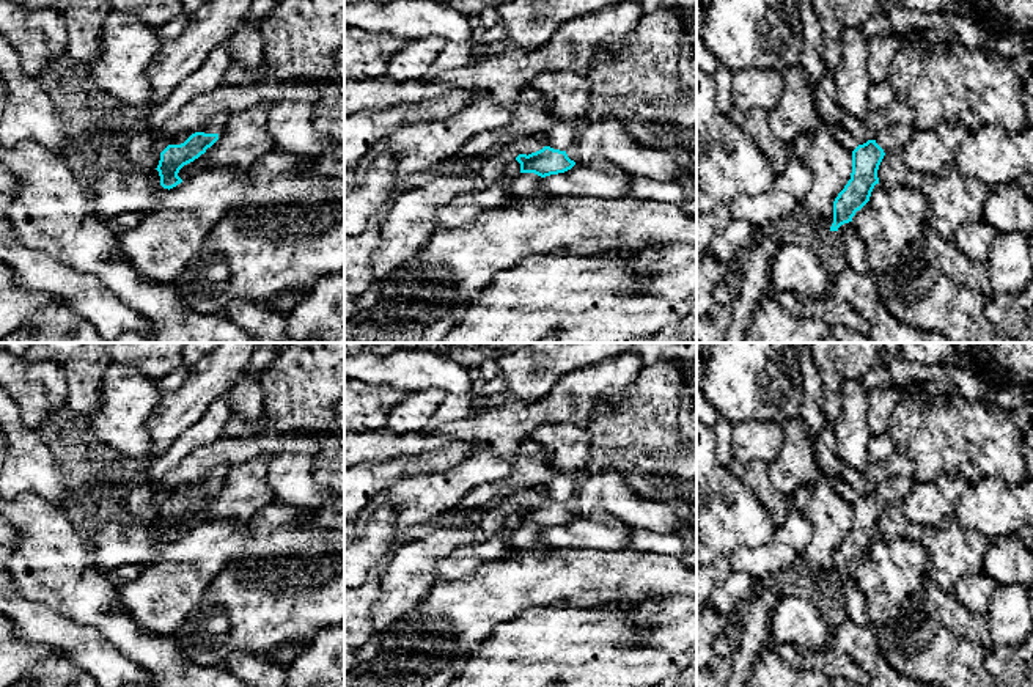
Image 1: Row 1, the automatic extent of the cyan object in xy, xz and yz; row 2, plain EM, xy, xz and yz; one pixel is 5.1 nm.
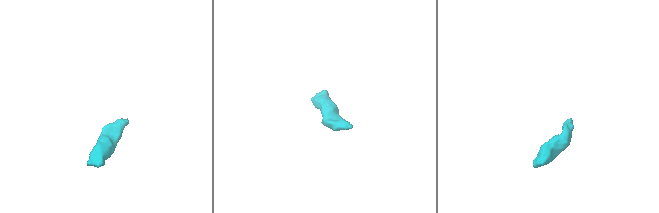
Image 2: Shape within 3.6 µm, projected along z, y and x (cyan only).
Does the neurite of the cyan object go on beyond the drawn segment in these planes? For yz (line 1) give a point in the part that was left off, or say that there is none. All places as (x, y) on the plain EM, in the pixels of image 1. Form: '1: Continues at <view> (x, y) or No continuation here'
1: Continues at yz (895, 489)

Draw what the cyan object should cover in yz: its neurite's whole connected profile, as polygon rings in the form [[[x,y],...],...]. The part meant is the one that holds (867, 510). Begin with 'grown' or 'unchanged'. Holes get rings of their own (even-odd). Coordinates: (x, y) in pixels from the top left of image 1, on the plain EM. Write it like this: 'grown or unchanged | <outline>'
grown | [[[895,476],[852,503],[851,531],[833,553],[830,583],[838,583],[841,577],[852,574],[855,564],[869,553],[874,538],[879,536],[877,522],[884,508],[890,503],[902,503],[915,484],[915,479]]]

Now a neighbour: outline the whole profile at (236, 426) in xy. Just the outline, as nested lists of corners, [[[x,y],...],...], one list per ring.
[[[236,412],[231,413],[226,424],[225,424],[222,435],[244,437],[244,435],[248,435],[248,434],[250,434],[248,421],[241,413],[236,413]]]

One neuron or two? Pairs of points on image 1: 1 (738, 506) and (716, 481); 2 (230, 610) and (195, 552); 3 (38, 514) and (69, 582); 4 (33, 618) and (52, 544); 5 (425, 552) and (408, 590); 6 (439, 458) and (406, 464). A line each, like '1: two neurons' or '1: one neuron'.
1: one neuron
2: two neurons
3: one neuron
4: two neurons
5: one neuron
6: one neuron

